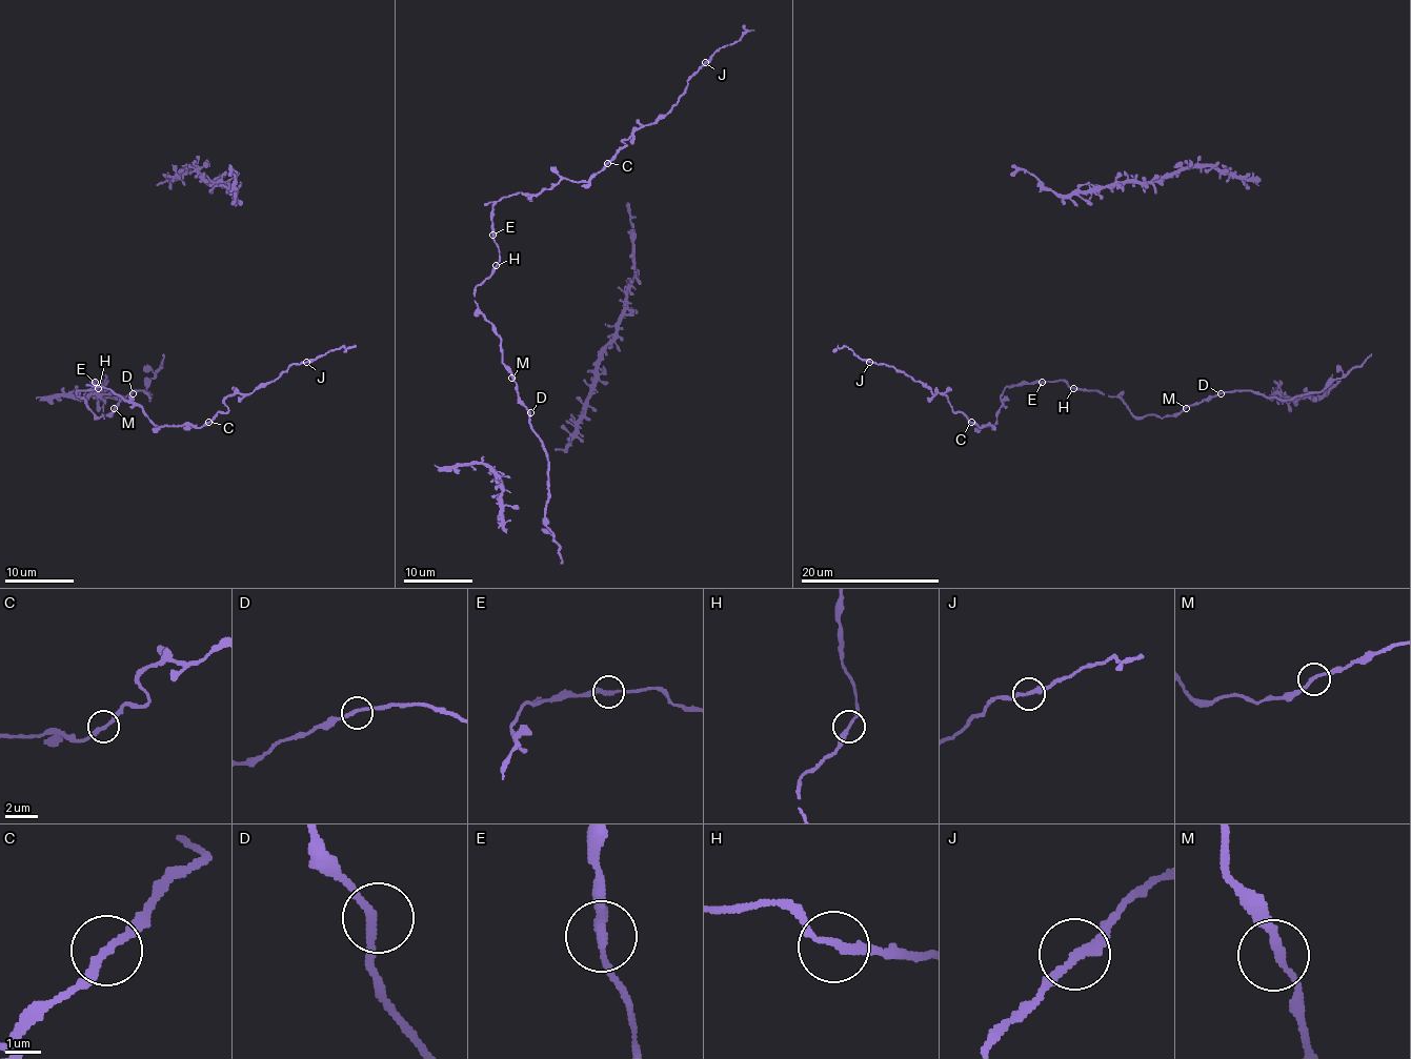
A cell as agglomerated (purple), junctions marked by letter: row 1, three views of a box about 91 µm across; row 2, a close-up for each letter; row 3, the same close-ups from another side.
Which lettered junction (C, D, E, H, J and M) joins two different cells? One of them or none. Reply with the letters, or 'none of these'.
J

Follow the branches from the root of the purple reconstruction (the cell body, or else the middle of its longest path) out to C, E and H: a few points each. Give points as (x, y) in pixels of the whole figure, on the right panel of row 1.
C: (1218, 392), (1160, 418), (1061, 380), (1031, 382), (1002, 392), (993, 425), (971, 422)
E: (1218, 392), (1160, 418), (1135, 416), (1119, 398), (1074, 390), (1061, 380), (1042, 382)
H: (1218, 392), (1186, 406), (1178, 412), (1160, 418), (1154, 414), (1135, 416), (1119, 398), (1073, 388)

